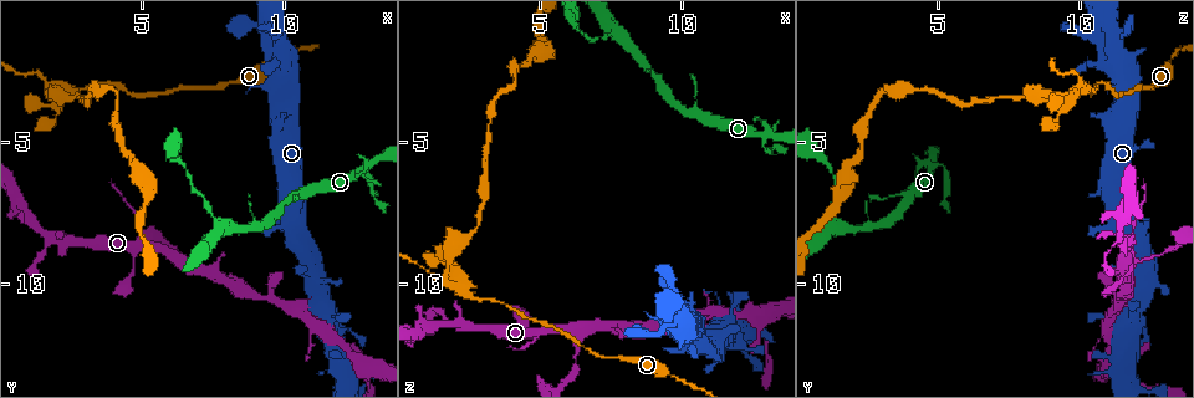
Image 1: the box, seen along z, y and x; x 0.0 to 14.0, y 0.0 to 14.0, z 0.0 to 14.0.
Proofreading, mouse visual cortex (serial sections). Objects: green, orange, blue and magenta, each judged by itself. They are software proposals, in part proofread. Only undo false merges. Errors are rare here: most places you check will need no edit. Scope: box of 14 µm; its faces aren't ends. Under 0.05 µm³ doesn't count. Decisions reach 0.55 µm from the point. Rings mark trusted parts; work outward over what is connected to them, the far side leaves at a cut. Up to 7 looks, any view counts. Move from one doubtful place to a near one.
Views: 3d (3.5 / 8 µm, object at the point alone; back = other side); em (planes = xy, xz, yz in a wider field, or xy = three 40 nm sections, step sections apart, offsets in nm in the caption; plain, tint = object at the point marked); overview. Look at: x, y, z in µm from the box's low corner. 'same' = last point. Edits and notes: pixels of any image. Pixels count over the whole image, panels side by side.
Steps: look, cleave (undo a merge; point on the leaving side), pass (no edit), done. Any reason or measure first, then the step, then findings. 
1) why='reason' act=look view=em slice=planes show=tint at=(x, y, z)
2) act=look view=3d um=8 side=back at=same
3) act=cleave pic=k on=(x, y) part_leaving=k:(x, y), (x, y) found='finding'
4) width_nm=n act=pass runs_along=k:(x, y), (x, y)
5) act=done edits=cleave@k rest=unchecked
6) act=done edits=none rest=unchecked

why='abrupt turn' act=look view=3d um=3.5 side=back at=(9.8, 1.3, 10.9)

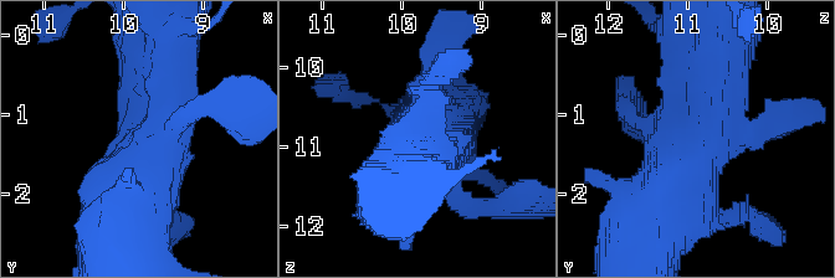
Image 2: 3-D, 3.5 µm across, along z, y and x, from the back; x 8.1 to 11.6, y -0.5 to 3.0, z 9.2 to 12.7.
act=look view=em slice=xy step=1 show=tint at=same

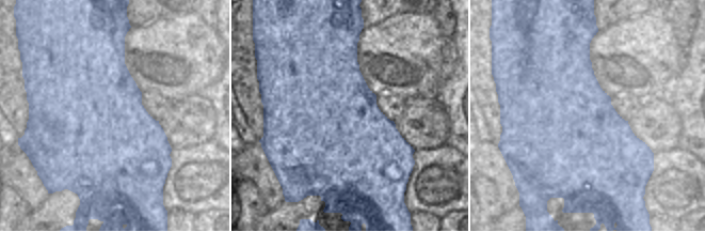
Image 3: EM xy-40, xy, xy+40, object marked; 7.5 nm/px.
act=pass found='all the same cell'

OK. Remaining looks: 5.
why='a fork' act=look view=3d um=3.5 at=(6.2, 9.2, 11.6)

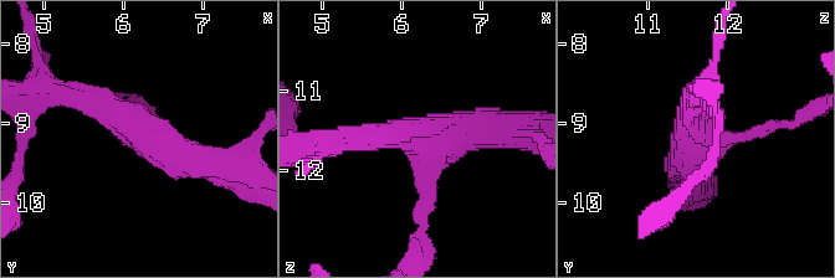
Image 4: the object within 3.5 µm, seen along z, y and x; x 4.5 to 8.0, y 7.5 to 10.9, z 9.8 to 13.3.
arms=3 arm_widths_nm=200,300,450 act=look view=em slice=xy step=3 show=plain at=(6.30, 9.20, 11.55)

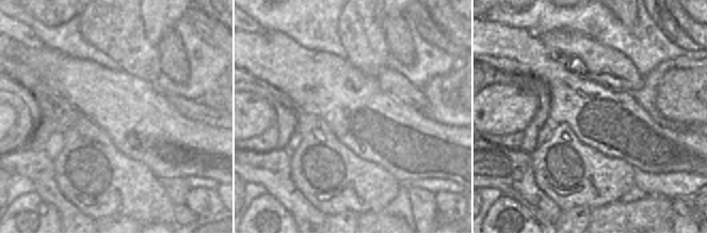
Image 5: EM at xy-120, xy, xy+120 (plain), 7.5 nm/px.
why='with the object marked' act=look view=em slice=xy step=3 show=tint at=same

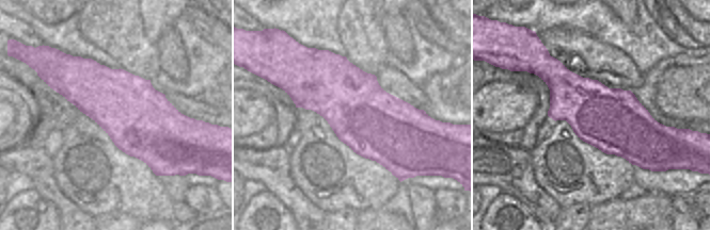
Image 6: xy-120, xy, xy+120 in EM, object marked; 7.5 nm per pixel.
width_nm=500 act=pass runs_along=4:(78, 99), (224, 169) found='one cell here'

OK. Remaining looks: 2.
why='a fork' act=look view=3d um=3.5 at=(1.7, 8.3, 11.4)

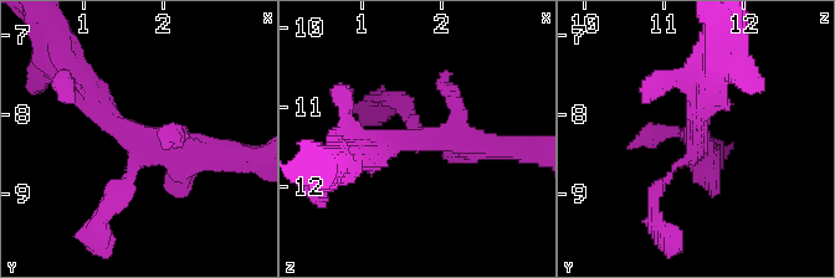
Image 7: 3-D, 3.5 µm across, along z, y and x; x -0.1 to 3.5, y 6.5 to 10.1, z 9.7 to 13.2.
why='need the tissue' act=look view=em slice=xy step=3 show=tint at=(1.75, 8.30, 11.40)

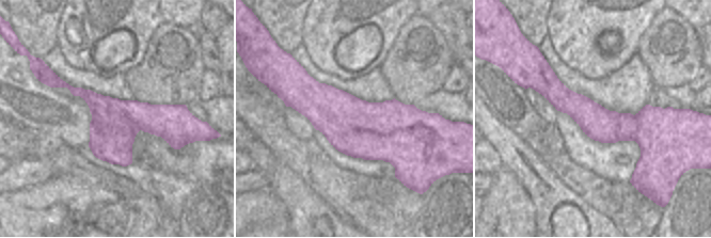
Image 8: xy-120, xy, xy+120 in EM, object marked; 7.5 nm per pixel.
act=pass runs_along=7:(223, 156), (136, 137), (78, 83) found='all the same cell'

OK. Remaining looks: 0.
act=done edits=none rest=unchecked

